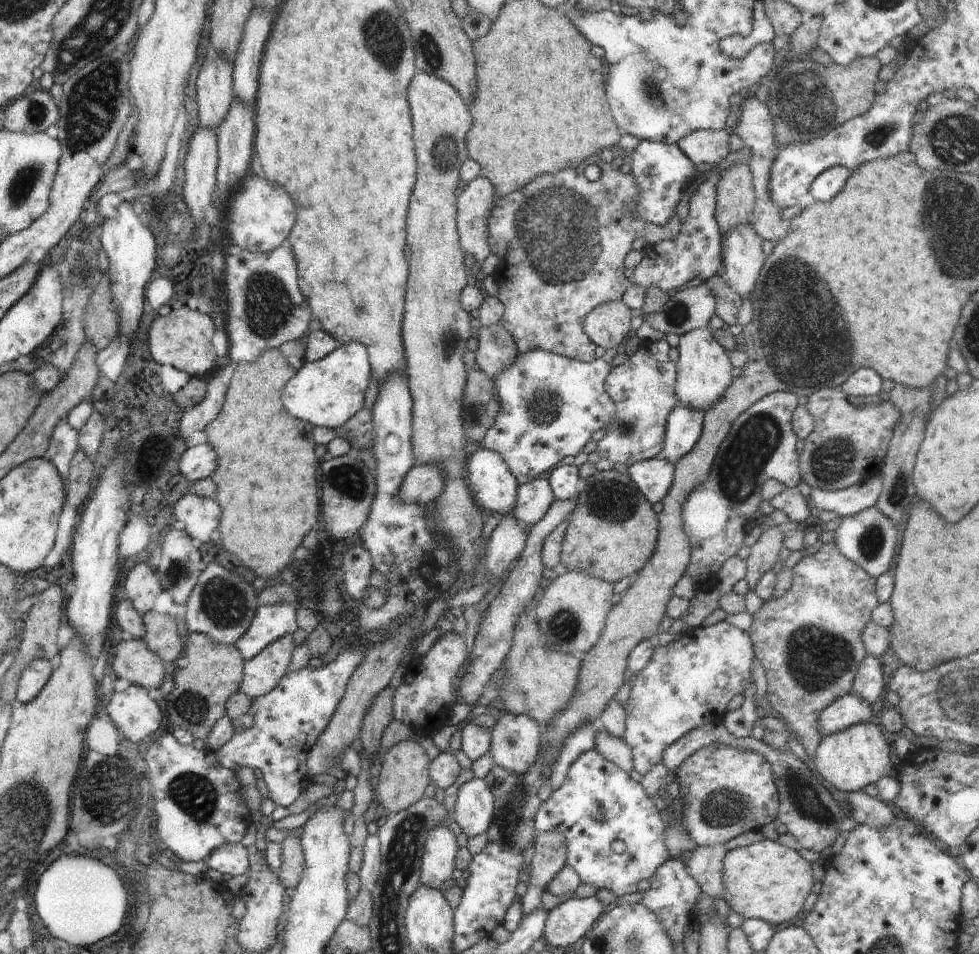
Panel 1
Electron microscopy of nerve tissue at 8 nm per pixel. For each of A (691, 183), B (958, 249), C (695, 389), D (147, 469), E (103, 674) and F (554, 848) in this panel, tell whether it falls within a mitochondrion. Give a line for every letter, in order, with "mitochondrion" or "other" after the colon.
A: other
B: mitochondrion
C: other
D: other
E: other
F: mitochondrion

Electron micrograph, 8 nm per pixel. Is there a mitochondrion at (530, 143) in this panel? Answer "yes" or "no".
no

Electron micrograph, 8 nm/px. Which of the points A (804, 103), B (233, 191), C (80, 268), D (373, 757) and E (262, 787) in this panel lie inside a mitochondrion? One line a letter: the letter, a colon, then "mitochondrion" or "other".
A: mitochondrion
B: other
C: mitochondrion
D: other
E: other

